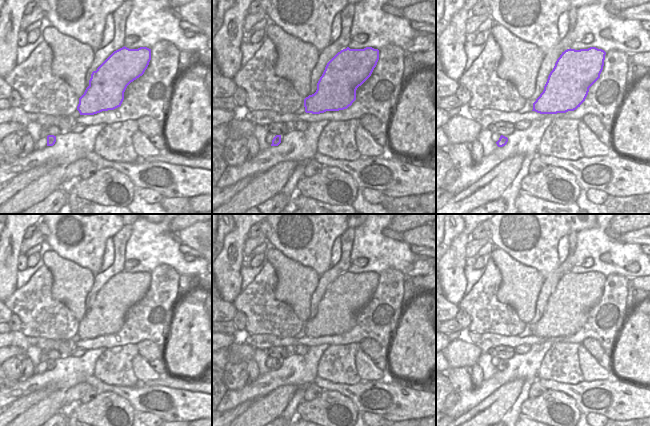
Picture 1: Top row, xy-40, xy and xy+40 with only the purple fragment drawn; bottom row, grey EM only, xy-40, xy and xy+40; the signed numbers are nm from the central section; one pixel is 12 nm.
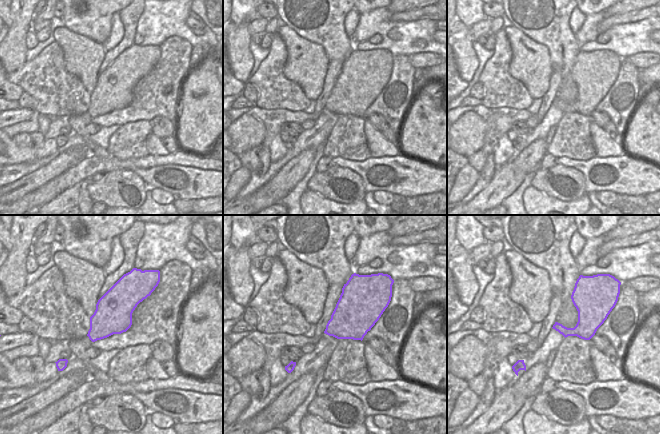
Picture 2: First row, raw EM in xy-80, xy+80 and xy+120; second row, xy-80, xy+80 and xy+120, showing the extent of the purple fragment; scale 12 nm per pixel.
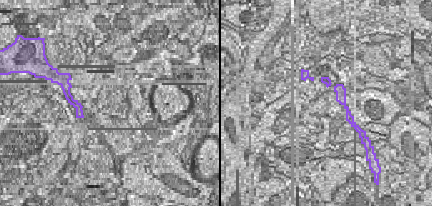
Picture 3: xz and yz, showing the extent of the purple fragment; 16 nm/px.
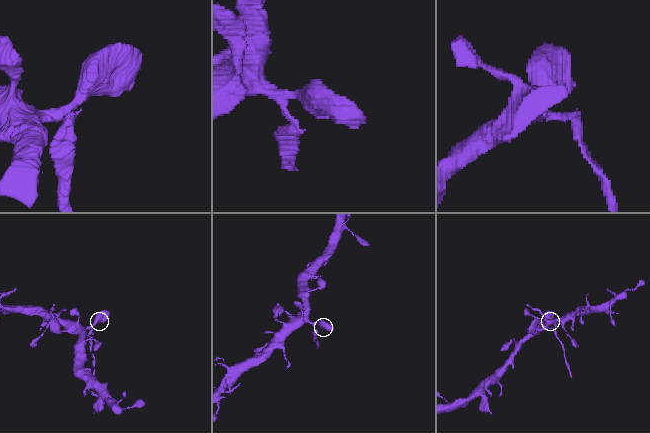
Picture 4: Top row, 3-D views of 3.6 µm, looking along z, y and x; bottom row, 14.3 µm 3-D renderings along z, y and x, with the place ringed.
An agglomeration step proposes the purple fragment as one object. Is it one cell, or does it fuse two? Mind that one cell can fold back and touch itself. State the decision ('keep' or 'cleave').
keep

